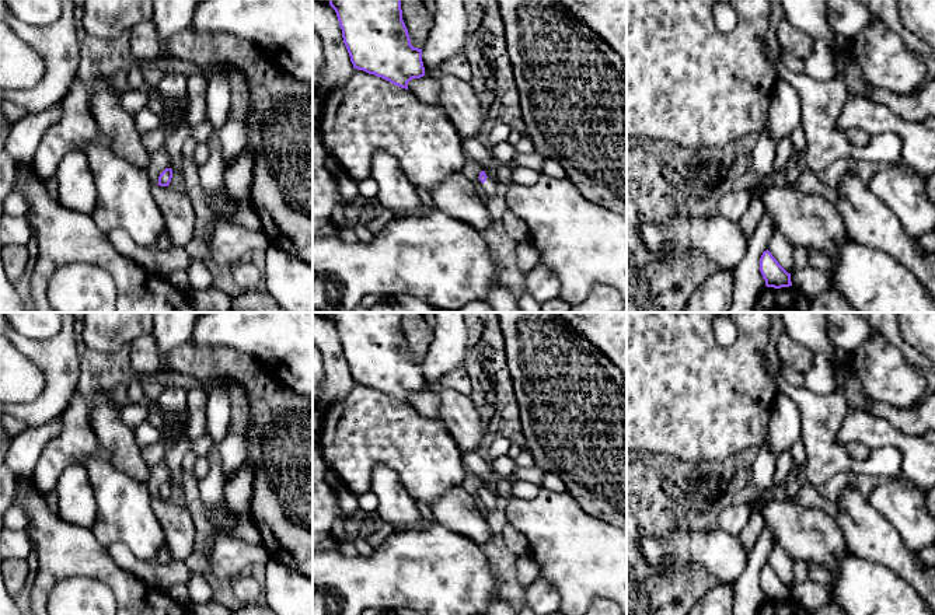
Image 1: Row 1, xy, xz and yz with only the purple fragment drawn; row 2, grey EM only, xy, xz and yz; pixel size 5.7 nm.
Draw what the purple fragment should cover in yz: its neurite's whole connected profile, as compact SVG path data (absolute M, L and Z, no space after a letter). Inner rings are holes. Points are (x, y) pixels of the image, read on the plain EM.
M767 563L760 572L760 586L767 601L781 602L792 600L791 587L788 587L772 567Z

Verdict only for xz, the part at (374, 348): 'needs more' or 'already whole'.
already whole

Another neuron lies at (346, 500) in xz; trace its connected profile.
M341 486L336 489L336 503L342 517L343 524L349 520L352 514L355 514L359 509L357 506L357 495Z

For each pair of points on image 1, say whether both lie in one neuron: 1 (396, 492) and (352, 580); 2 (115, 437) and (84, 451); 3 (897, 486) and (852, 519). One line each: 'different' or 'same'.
1: different
2: different
3: different

